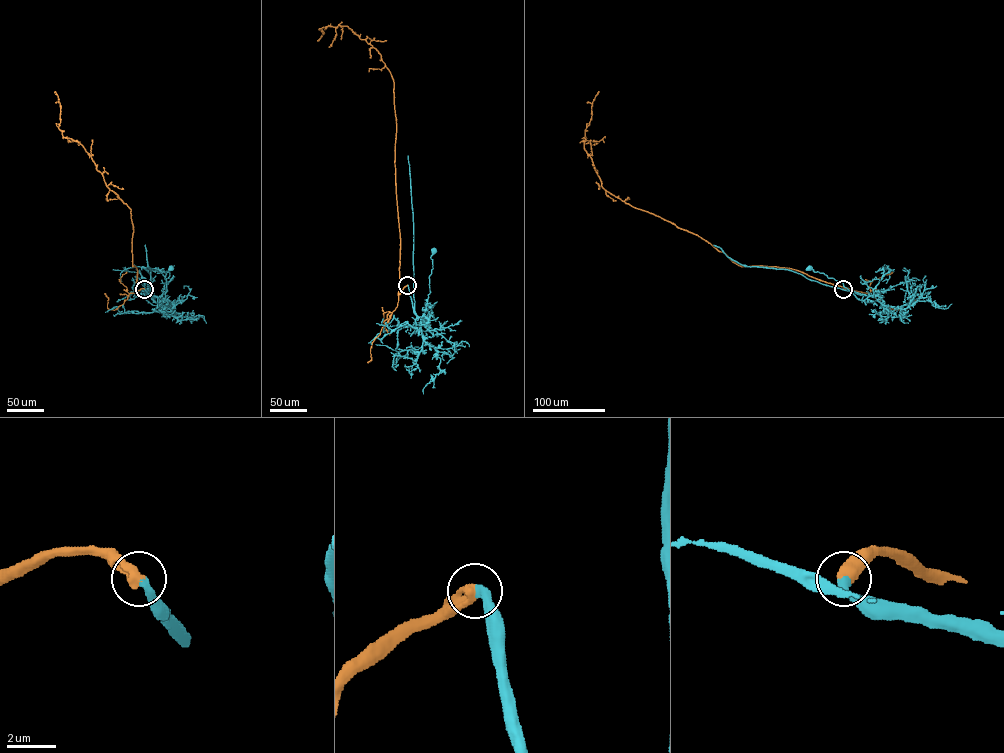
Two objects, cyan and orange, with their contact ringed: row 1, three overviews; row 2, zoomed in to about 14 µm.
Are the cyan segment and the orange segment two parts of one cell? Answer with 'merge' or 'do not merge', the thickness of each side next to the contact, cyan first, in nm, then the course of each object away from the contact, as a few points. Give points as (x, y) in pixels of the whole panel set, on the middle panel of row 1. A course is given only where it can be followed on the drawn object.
merge | 340/480 nm | cyan via (407, 285), (413, 309), (421, 316), (430, 292), (429, 276), (434, 251) | orange via (407, 285), (398, 295), (400, 242), (393, 79), (380, 53), (347, 26), (322, 27), (324, 33), (317, 41)

